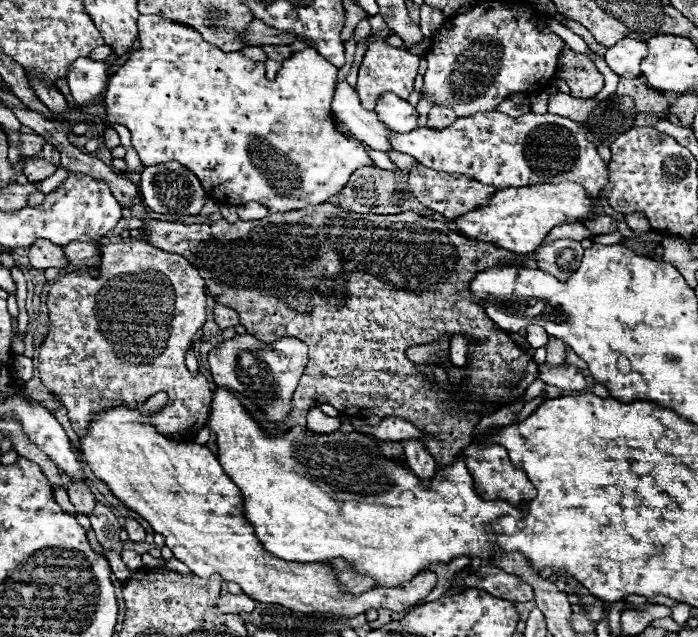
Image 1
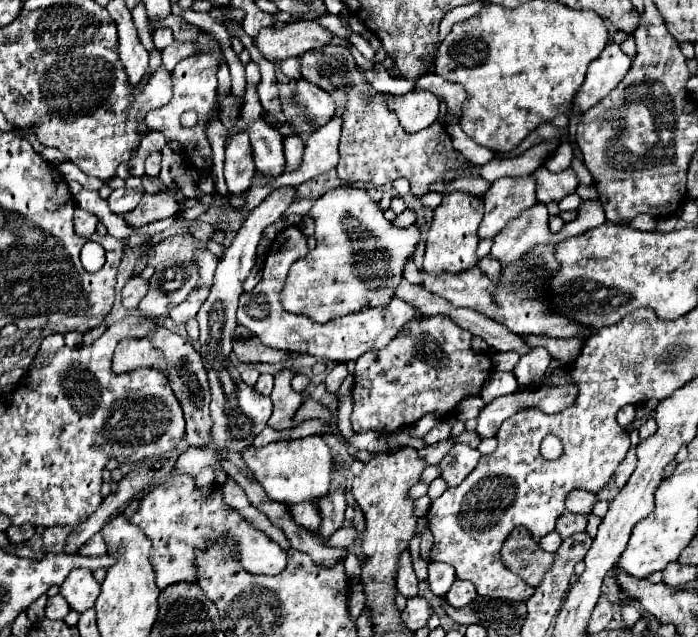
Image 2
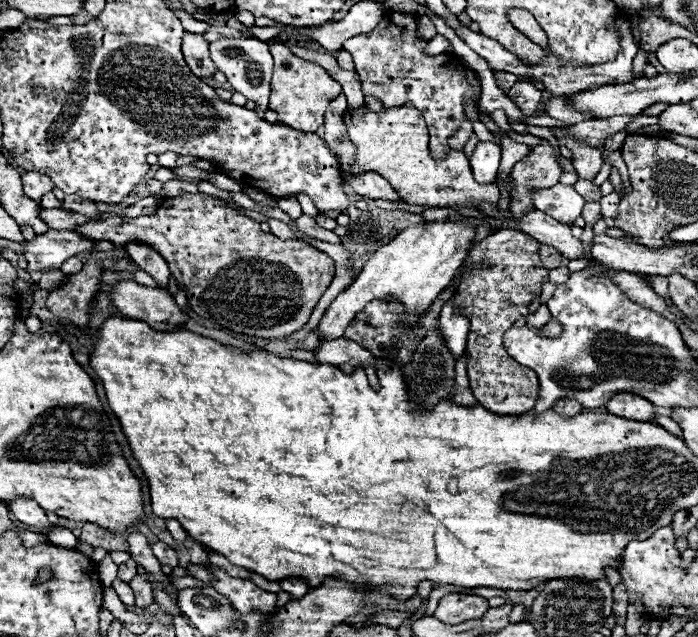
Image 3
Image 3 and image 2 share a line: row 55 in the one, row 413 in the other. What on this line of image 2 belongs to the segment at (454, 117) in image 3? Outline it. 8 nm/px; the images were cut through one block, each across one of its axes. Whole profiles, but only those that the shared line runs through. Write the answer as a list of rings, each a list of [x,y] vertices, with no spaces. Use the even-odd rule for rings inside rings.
[[[444,314],[440,316],[416,316],[412,318],[404,330],[390,340],[380,350],[372,350],[362,354],[356,360],[356,372],[354,372],[354,410],[350,416],[352,428],[358,434],[364,432],[380,432],[380,434],[392,434],[394,430],[402,426],[412,426],[428,412],[438,412],[442,416],[452,414],[454,408],[462,398],[478,396],[482,382],[492,372],[492,360],[486,354],[476,354],[470,348],[472,334],[468,330],[462,330],[458,324],[454,324]]]

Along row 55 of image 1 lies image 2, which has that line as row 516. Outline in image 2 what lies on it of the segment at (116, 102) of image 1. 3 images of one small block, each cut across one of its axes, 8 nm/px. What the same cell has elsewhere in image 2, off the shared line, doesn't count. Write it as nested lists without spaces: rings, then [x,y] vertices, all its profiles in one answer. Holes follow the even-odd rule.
[[[168,478],[152,488],[142,500],[140,510],[130,518],[152,540],[150,564],[156,574],[156,584],[166,588],[180,580],[196,580],[194,550],[206,548],[218,536],[230,536],[240,552],[240,562],[250,574],[280,574],[286,566],[286,552],[264,532],[250,526],[236,510],[222,502],[220,486],[198,490],[194,478]],[[312,502],[290,506],[290,514],[292,514],[294,522],[300,524],[302,528],[318,530],[318,526],[320,526],[320,514],[318,514],[316,506],[312,506]]]

